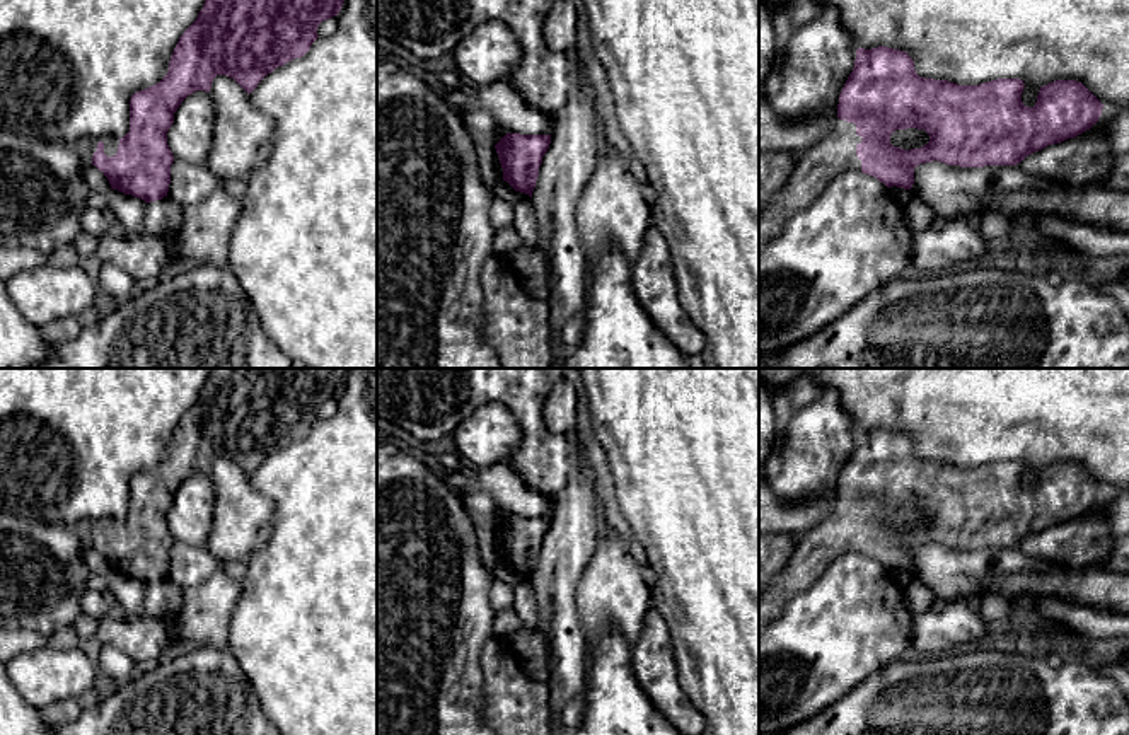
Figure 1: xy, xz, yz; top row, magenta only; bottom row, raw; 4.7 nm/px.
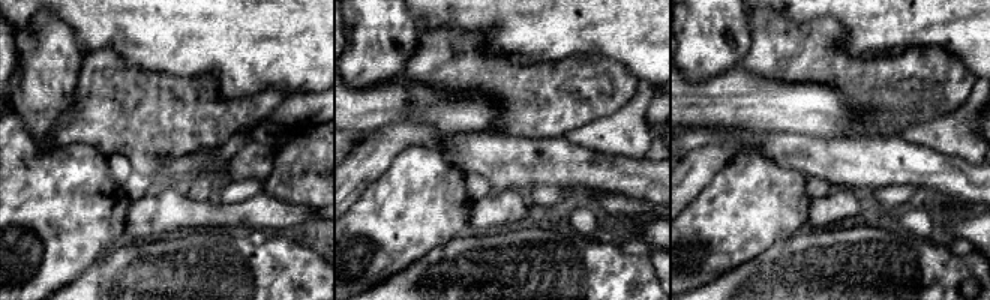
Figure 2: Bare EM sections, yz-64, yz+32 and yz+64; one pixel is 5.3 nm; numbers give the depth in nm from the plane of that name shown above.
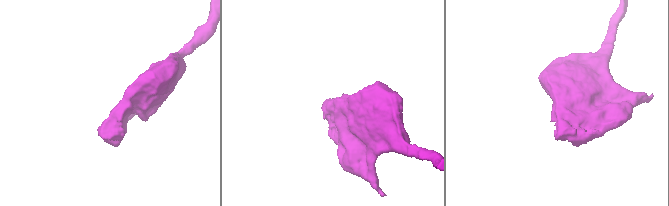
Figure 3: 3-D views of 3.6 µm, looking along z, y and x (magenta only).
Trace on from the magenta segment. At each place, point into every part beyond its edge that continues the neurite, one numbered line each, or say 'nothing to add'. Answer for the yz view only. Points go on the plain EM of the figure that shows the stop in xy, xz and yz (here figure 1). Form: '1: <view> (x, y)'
1: yz (819, 543)

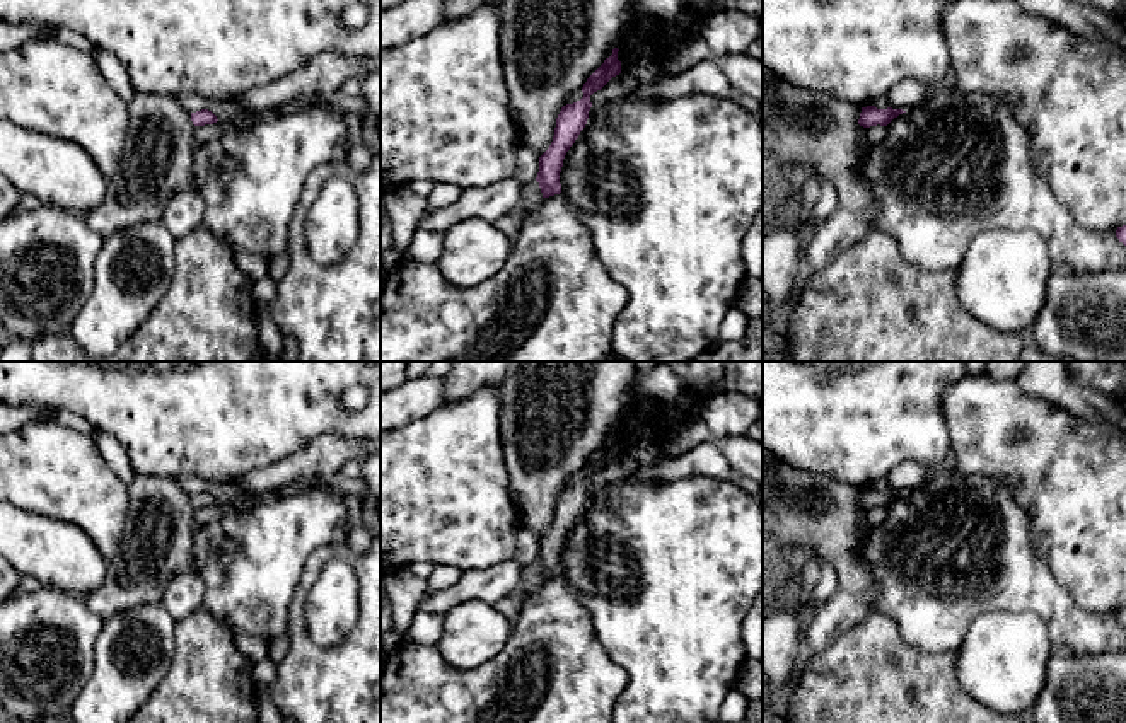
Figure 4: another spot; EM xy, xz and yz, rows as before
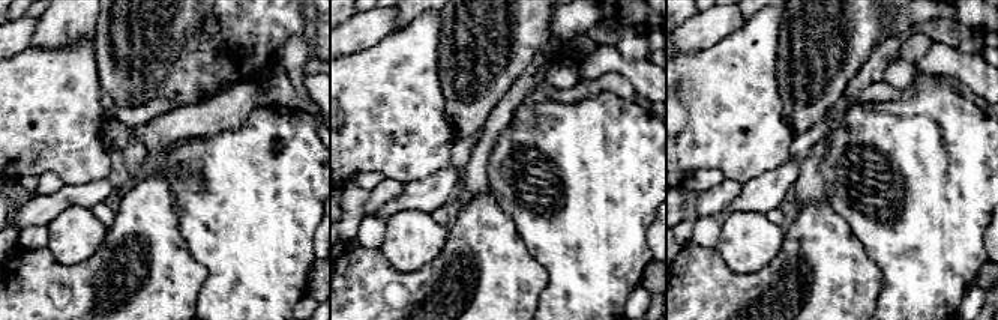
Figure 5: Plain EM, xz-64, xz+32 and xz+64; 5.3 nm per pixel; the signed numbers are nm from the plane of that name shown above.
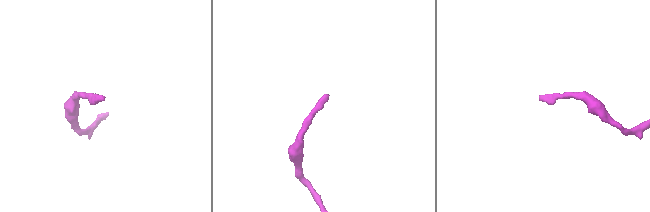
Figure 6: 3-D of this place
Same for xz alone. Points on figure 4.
nothing to add

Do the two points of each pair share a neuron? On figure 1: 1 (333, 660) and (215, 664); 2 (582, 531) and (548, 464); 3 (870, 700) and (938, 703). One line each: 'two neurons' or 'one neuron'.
1: two neurons
2: two neurons
3: one neuron

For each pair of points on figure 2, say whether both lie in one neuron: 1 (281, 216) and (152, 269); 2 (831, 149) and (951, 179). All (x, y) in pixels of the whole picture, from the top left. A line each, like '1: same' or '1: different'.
1: different
2: same

